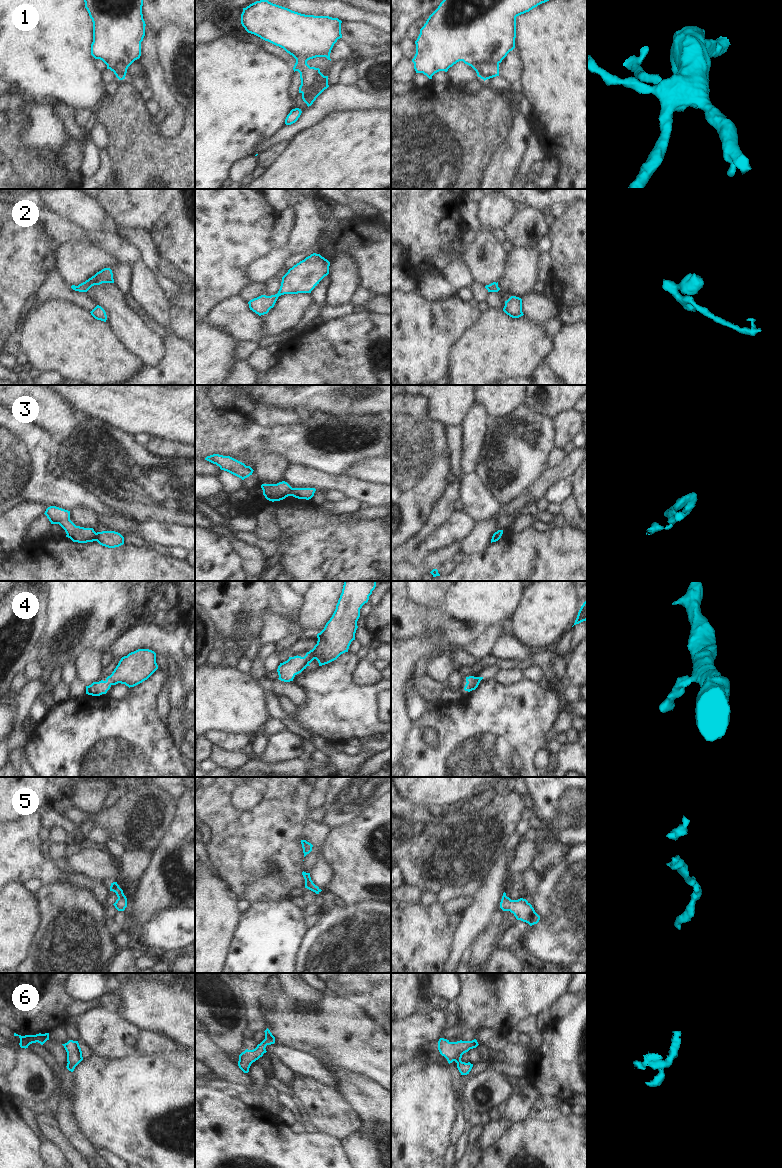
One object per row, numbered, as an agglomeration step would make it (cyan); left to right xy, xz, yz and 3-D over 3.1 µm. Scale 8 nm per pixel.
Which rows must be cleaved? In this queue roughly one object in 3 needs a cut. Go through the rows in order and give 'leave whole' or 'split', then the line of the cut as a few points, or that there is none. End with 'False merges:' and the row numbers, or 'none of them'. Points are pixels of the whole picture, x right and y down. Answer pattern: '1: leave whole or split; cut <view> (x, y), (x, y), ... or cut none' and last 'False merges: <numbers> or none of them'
1: split; cut xz (316, 82), (312, 94), (305, 102)
2: leave whole; cut none
3: split; cut xy (97, 533), (95, 540)
4: leave whole; cut none
5: leave whole; cut none
6: leave whole; cut none
False merges: 1, 3

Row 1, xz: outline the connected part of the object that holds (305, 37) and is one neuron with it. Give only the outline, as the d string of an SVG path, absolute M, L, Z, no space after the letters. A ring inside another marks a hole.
M260 0L250 4L243 8L241 14L241 24L248 33L283 48L296 59L293 70L300 73L299 93L302 94L305 103L312 95L315 83L318 84L318 89L313 101L329 87L328 76L324 76L319 68L310 67L307 61L316 57L326 57L331 61L331 50L337 40L342 38L341 23L342 21L338 18L301 14L268 0Z

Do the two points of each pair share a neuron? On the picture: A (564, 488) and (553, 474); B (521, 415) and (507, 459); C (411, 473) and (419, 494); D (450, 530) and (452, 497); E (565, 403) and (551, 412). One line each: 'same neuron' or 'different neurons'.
A: different neurons
B: same neuron
C: same neuron
D: different neurons
E: same neuron

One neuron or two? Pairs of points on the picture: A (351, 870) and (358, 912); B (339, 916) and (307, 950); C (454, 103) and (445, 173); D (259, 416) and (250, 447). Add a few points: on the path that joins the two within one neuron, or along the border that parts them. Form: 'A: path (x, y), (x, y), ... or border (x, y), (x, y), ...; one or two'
A: border (380, 901), (360, 901), (345, 905); two
B: path (332, 924), (315, 942); one
C: path (451, 120), (449, 156); one
D: border (253, 421), (264, 427), (280, 426); two

